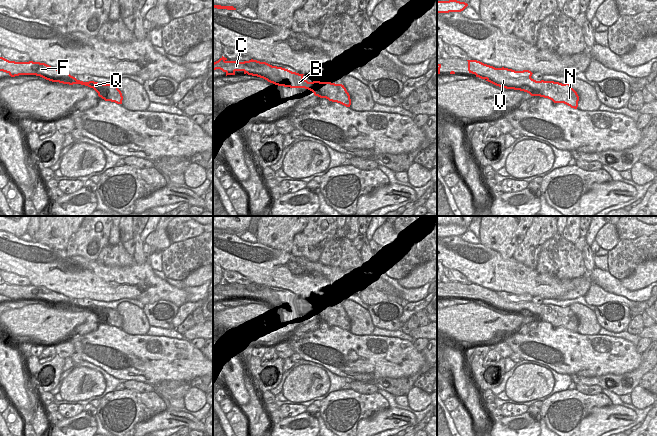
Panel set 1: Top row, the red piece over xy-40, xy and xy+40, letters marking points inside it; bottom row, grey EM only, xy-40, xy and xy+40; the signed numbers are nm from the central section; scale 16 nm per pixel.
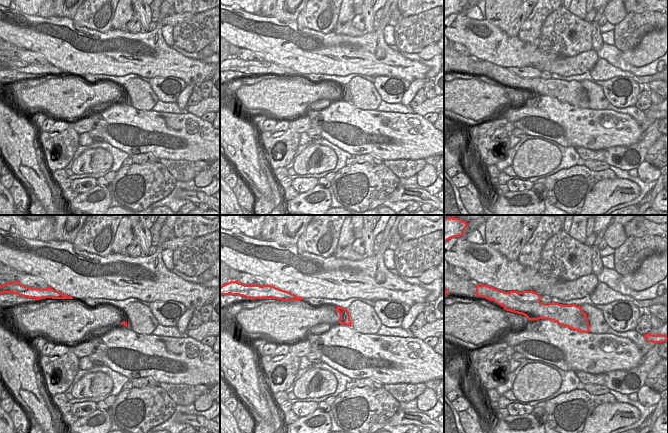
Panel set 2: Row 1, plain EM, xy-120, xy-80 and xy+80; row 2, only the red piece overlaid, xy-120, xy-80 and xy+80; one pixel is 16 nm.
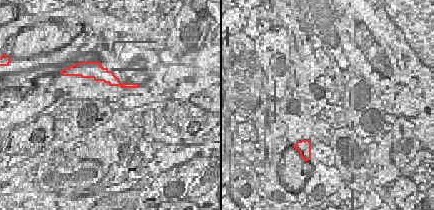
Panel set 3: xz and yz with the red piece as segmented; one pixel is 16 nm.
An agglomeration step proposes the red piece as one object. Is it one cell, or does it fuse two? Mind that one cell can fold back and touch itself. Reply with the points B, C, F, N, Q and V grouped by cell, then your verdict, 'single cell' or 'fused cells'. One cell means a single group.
B C N Q V / F | fused cells

